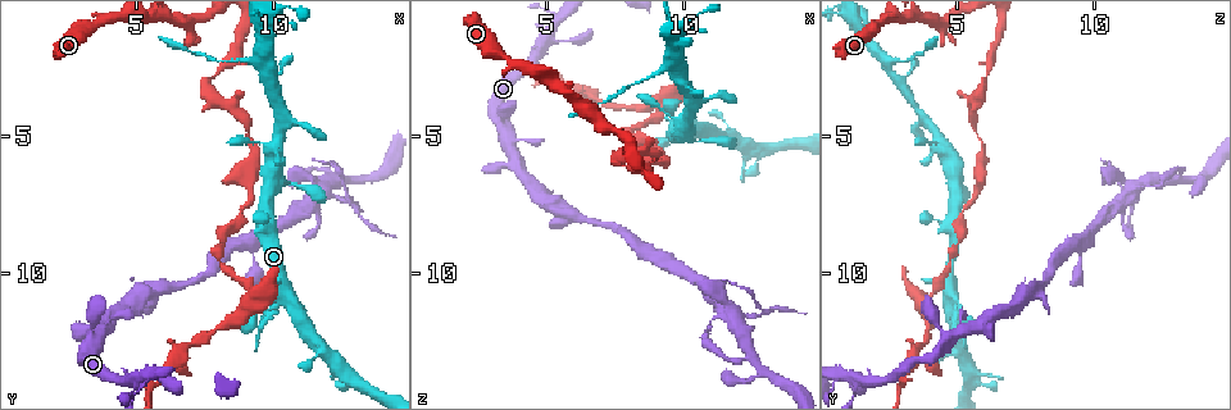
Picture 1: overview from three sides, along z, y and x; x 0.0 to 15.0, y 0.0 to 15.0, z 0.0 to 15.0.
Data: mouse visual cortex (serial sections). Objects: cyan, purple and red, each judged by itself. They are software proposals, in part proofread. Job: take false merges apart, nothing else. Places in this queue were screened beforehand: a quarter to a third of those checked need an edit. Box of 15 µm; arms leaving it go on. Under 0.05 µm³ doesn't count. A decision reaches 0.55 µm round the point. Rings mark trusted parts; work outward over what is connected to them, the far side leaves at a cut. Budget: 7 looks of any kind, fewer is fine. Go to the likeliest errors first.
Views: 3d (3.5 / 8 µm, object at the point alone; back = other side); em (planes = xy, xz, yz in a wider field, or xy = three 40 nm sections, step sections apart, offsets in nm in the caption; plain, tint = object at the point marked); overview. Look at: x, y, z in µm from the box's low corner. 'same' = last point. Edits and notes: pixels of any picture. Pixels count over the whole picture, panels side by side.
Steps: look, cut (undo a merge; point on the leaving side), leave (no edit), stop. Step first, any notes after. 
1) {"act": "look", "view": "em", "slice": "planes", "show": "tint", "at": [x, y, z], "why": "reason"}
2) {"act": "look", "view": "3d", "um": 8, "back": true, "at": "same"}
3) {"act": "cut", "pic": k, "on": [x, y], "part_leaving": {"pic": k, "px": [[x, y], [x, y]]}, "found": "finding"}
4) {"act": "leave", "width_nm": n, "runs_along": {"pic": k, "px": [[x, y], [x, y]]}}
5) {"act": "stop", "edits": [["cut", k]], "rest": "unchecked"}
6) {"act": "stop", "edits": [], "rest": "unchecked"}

{"act": "look", "view": "3d", "um": 8, "at": [12.8, 7.5, 11.3], "why": "sharp bend"}

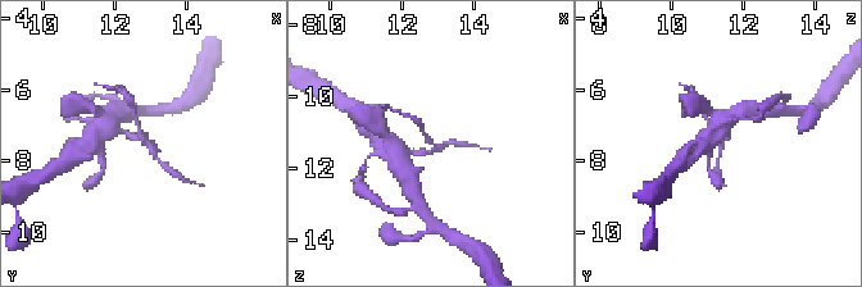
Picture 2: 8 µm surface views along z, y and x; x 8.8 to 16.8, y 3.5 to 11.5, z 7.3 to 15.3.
{"act": "look", "view": "em", "slice": "xy", "step": 5, "show": "tint", "at": [12.9, 7.4, 11.4]}

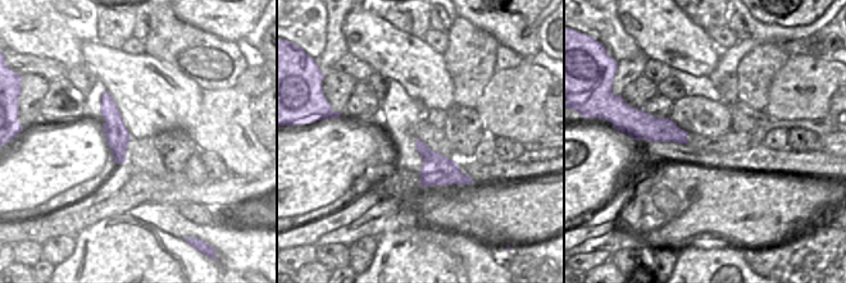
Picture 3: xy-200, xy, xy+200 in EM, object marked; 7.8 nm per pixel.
{"act": "cut", "pic": 2, "on": [154, 153], "part_leaving": {"pic": 2, "px": [[143, 140], [131, 103]]}, "found": "a second cell is stuck on"}

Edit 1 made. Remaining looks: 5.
{"act": "look", "view": "em", "slice": "xy", "step": 1, "show": "tint", "at": [10.1, 5.5, 4.6], "why": "side arm on a straight run"}

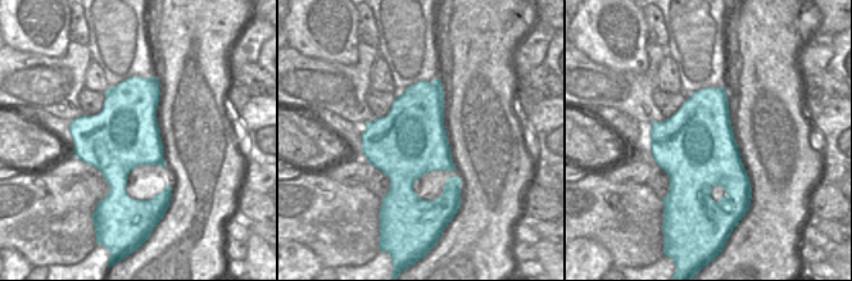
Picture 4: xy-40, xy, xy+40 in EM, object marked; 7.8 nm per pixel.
{"act": "look", "view": "3d", "um": 3.5, "at": "same", "why": "see where the arms go"}

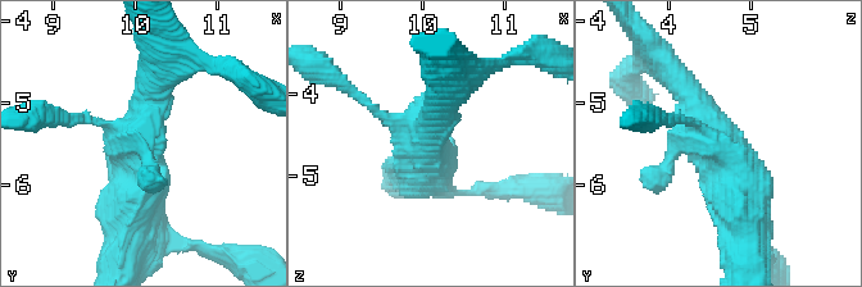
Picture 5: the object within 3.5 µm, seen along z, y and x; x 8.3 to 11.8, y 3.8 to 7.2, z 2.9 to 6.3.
{"act": "leave", "runs_along": {"pic": 5, "px": [[745, 218], [743, 171], [670, 68]]}, "found": "all the same cell"}

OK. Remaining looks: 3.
{"act": "look", "view": "overview"}

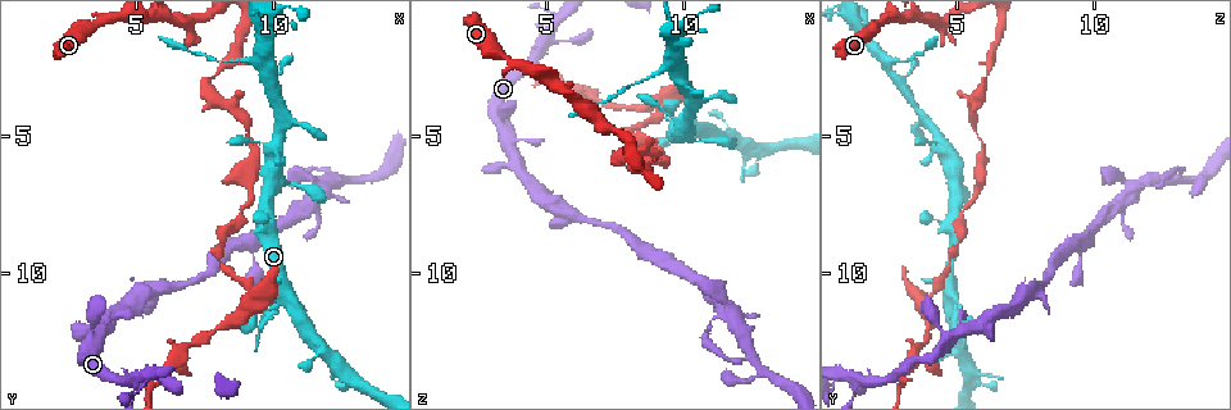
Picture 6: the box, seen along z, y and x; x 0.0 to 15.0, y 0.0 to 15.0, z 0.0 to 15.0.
{"act": "look", "view": "3d", "um": 3.5, "at": [8.2, 2.3, 3.0], "why": "a narrow waist"}

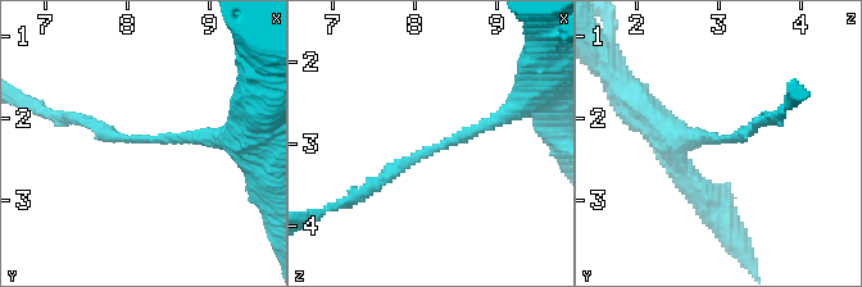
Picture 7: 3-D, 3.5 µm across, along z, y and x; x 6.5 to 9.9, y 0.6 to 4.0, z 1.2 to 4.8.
{"act": "look", "view": "em", "slice": "planes", "show": "tint", "at": [8.25, 2.25, 3.05], "why": "now the EM"}

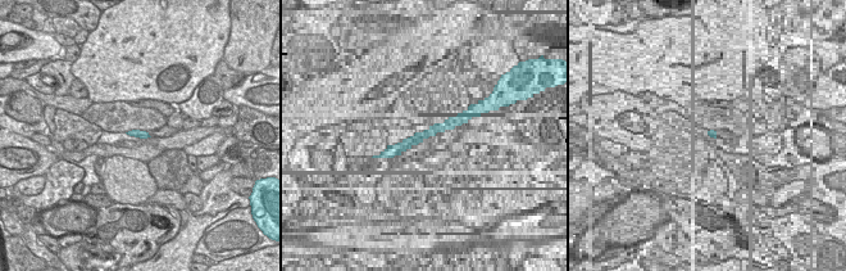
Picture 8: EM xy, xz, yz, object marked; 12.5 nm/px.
{"act": "leave", "arm_widths_nm": [150, 200], "runs_along": {"pic": 7, "px": [[512, 109], [417, 154], [362, 191]]}, "found": "continuous, no second cell"}

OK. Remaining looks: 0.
{"act": "stop", "edits": [["cut", 2]], "rest": "unchecked"}

